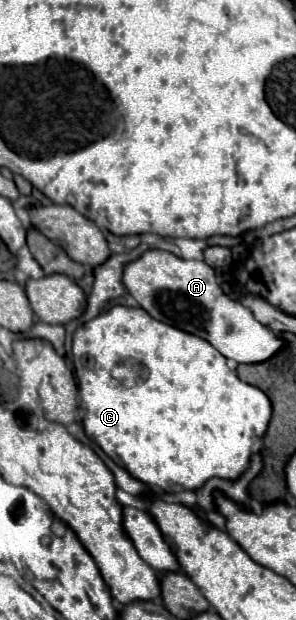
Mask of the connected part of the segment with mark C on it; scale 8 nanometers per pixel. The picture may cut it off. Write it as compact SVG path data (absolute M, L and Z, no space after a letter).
M113 306L81 326L73 340L73 356L87 436L135 480L163 492L199 490L215 476L237 480L249 466L253 442L269 426L269 398L259 388L239 380L217 348L207 340L151 318L143 308Z

